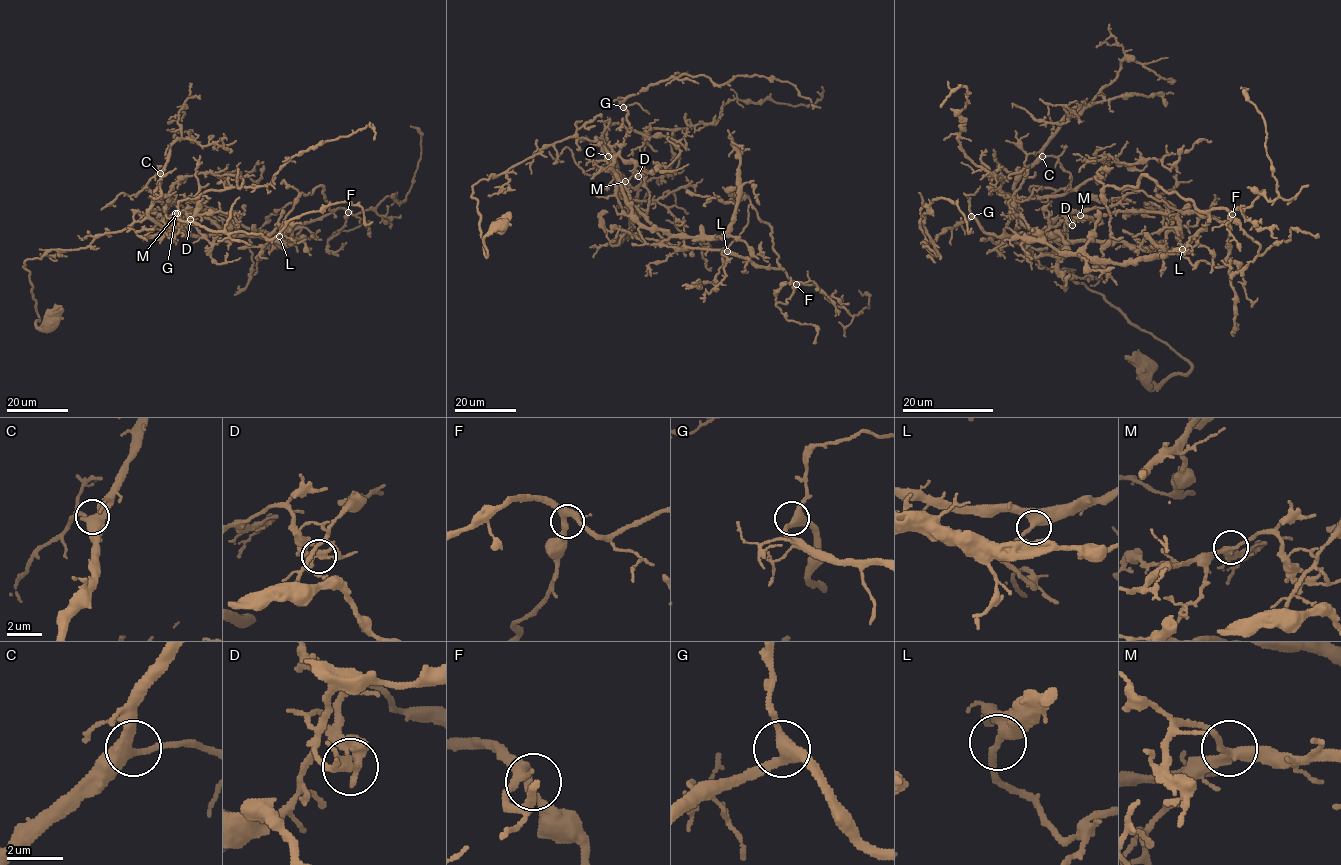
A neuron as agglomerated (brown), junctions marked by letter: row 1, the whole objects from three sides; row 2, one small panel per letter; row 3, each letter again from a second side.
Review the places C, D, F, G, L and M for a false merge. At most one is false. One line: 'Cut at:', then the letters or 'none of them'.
Cut at: D

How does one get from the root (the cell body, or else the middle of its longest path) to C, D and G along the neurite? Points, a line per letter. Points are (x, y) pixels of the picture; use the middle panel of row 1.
C: (501, 224), (484, 238), (486, 257), (478, 201), (471, 196), (481, 180), (571, 137), (602, 137), (608, 156)
D: (501, 224), (484, 238), (486, 257), (472, 187), (568, 137), (598, 141), (612, 156), (632, 161), (639, 176)
G: (501, 224), (484, 238), (486, 257), (475, 184), (571, 137), (613, 156), (629, 127), (623, 107)

